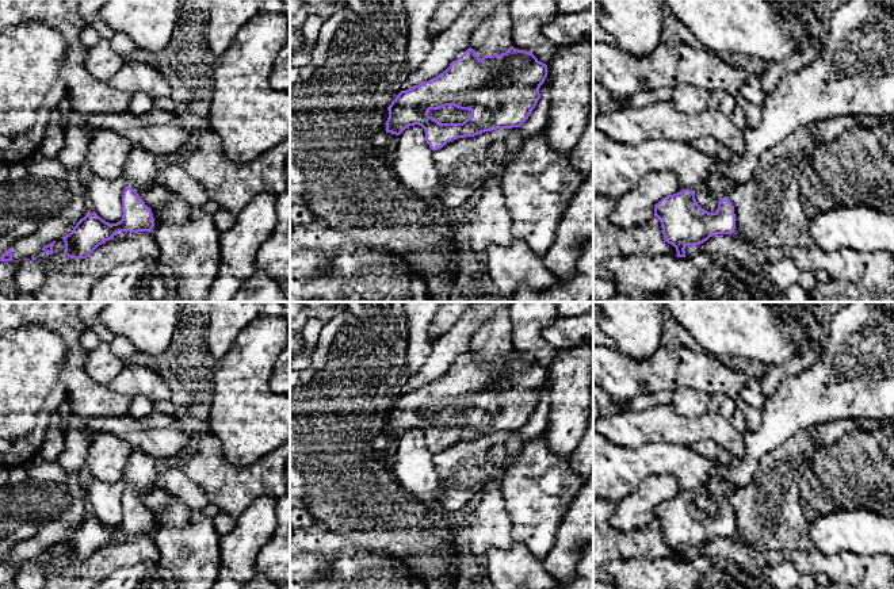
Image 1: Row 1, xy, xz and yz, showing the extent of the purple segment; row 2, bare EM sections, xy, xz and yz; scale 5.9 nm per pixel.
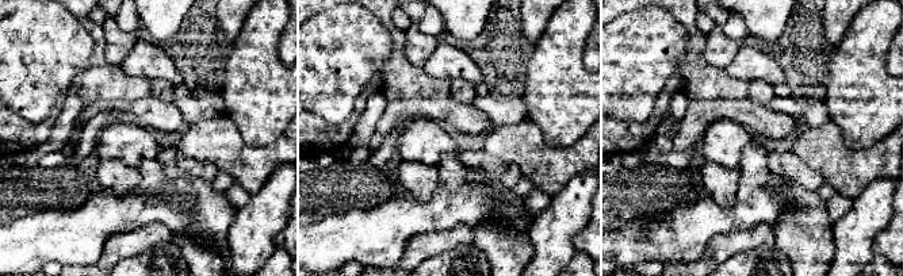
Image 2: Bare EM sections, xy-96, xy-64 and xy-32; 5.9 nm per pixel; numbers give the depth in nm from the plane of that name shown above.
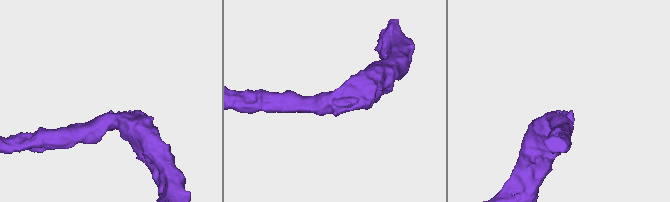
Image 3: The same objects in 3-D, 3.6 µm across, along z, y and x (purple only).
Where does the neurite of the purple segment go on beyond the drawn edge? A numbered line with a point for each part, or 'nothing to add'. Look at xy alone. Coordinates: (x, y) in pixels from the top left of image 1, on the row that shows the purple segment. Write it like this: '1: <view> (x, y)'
1: xy (140, 172)

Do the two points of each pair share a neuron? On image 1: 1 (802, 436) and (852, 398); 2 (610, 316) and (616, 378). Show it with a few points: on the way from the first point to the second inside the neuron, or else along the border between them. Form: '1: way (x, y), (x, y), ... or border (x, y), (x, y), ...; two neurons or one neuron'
1: border (874, 419), (841, 420); two neurons
2: border (614, 348), (630, 358), (644, 360); two neurons

